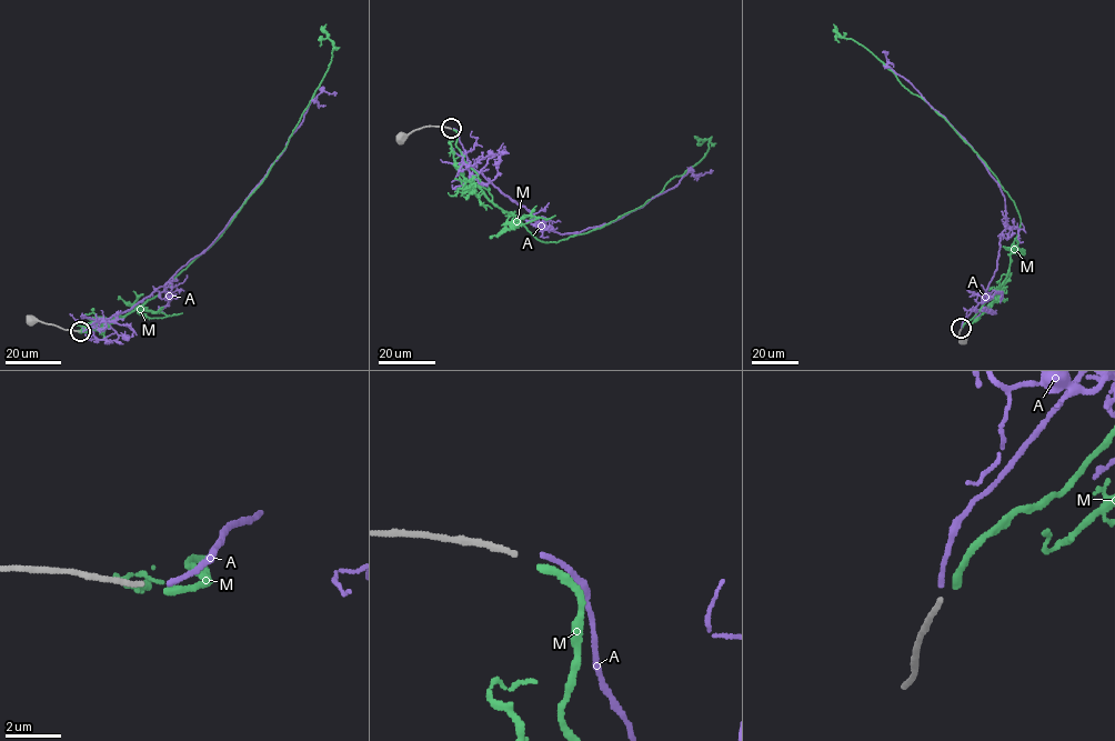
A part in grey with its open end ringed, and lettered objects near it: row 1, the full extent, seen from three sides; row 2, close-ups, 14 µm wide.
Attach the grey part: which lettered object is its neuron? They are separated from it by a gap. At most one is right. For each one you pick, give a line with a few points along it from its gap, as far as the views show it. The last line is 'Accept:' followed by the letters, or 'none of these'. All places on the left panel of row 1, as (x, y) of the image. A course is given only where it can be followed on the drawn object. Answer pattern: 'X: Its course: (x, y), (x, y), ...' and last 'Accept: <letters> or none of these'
Accept: none of these

